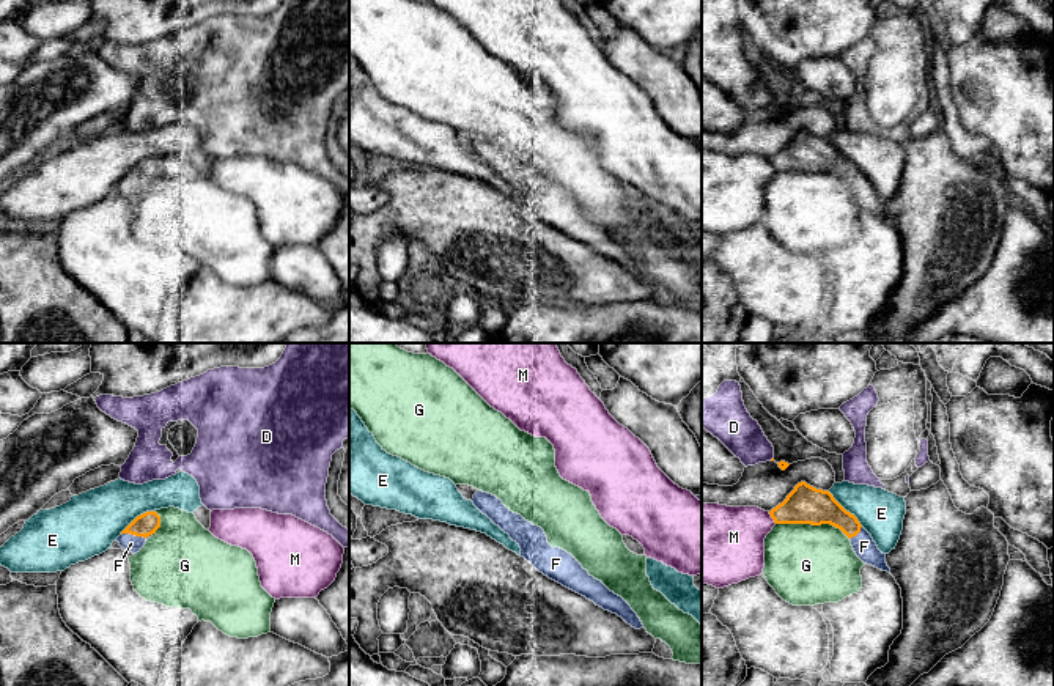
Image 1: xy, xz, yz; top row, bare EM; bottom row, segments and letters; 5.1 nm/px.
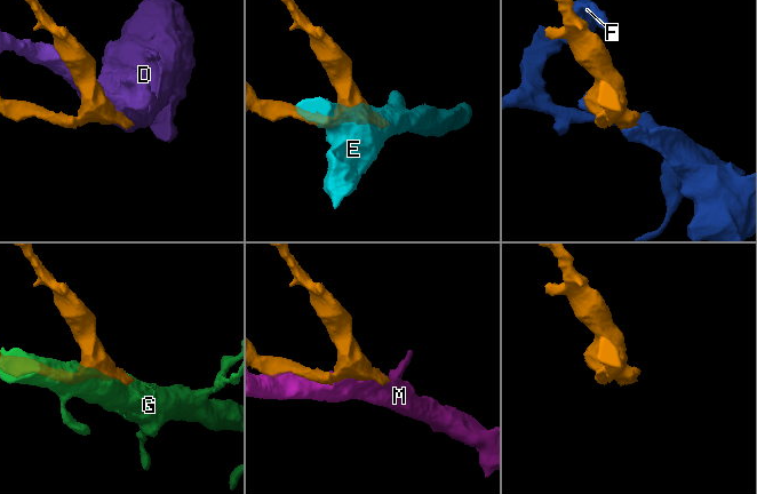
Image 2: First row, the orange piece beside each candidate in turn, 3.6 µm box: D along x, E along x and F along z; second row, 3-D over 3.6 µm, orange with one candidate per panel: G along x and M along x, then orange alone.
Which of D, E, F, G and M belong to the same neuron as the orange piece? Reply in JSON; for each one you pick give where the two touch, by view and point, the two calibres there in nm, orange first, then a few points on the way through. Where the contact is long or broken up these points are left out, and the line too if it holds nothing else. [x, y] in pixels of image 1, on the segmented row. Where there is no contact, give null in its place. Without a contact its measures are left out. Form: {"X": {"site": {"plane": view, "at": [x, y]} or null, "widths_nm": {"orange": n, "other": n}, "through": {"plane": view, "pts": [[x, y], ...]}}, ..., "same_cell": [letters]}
{"F": {"site": {"plane": "xy", "at": [134, 534]}, "widths_nm": {"orange": 120, "other": 90}, "through": {"plane": "xy", "pts": [[145, 524], [134, 534], [131, 543]]}}, "same_cell": ["F"]}

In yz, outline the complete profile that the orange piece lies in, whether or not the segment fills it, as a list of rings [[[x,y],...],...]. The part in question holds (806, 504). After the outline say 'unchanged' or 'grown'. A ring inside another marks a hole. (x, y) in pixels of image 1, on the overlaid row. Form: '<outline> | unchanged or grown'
[[[801,481],[787,499],[769,511],[776,524],[831,524],[849,540],[856,555],[867,565],[890,571],[872,535],[857,518],[846,511],[829,491],[816,489]]] | grown

